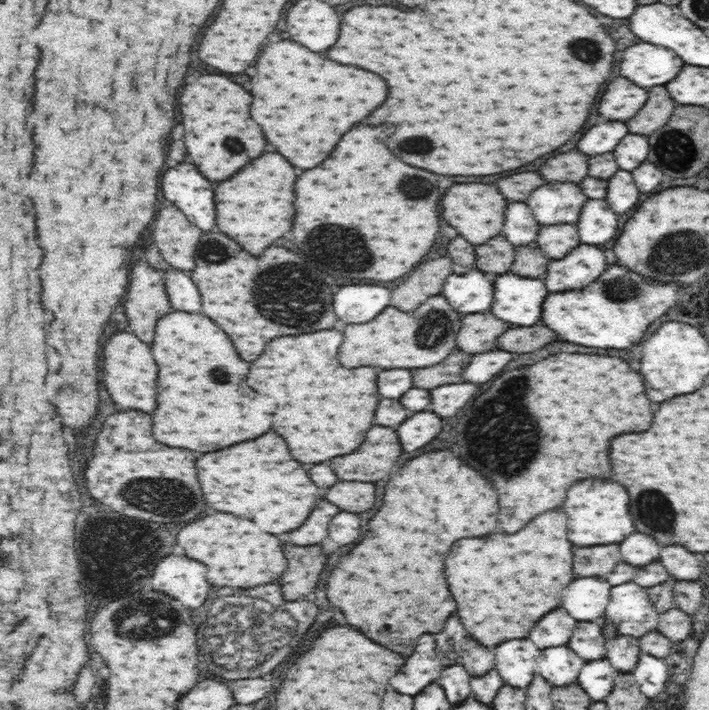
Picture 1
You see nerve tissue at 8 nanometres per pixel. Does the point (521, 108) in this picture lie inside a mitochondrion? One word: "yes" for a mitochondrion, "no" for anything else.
no

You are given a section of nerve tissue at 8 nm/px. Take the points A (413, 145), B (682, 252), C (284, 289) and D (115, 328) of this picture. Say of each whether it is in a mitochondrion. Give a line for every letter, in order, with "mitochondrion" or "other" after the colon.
A: mitochondrion
B: mitochondrion
C: mitochondrion
D: other

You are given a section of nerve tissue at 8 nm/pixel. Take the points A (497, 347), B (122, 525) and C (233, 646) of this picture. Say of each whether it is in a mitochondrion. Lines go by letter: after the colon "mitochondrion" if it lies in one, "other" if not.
A: other
B: mitochondrion
C: mitochondrion

